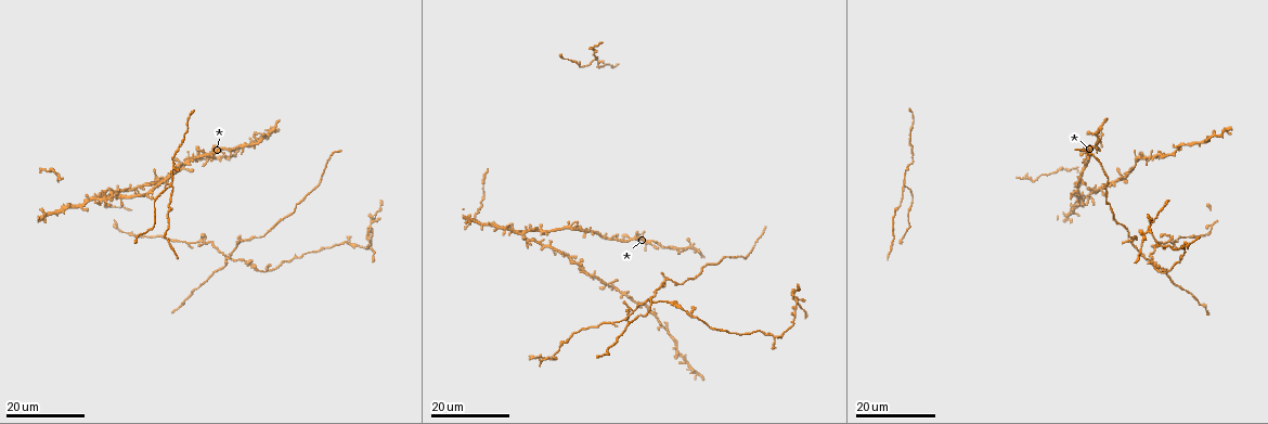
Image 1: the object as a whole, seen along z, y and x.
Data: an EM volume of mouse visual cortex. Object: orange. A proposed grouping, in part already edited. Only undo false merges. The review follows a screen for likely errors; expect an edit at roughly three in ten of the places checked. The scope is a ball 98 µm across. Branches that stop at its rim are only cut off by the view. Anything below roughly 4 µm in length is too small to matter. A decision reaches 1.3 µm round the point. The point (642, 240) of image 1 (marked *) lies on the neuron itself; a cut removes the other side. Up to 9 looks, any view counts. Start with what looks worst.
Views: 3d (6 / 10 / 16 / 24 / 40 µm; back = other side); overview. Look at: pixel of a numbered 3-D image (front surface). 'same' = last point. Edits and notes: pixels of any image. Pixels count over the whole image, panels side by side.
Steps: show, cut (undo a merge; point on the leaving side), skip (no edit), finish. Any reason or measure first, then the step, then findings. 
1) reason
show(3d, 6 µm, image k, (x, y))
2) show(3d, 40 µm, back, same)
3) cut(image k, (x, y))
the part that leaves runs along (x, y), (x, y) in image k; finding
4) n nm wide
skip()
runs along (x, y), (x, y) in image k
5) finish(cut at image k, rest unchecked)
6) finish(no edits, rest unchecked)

small branch off a trunk
show(3d, 16 µm, image 1, (225, 255))

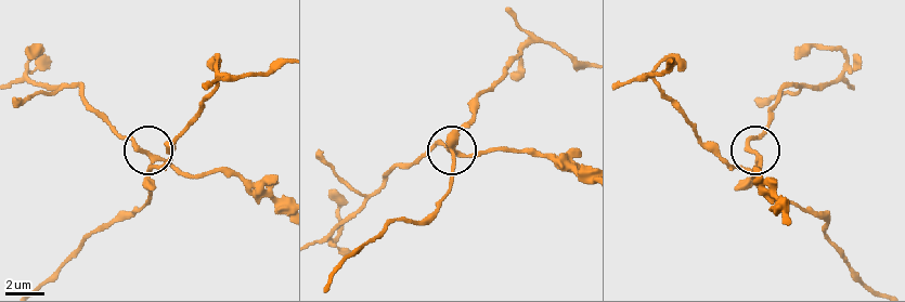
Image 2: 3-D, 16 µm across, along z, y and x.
show(3d, 10 µm, image 2, (758, 156))

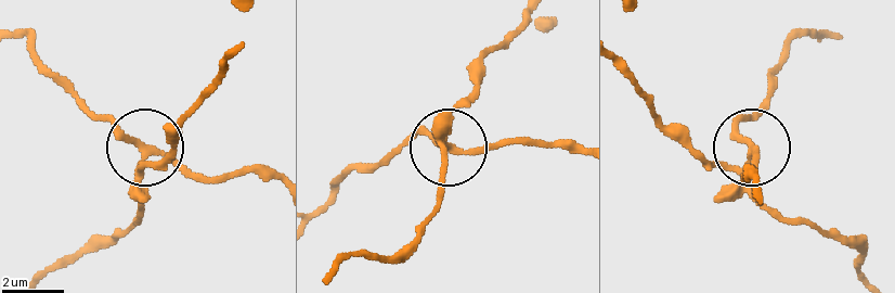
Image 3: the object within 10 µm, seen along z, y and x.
show(3d, 6 µm, image 3, (450, 149))

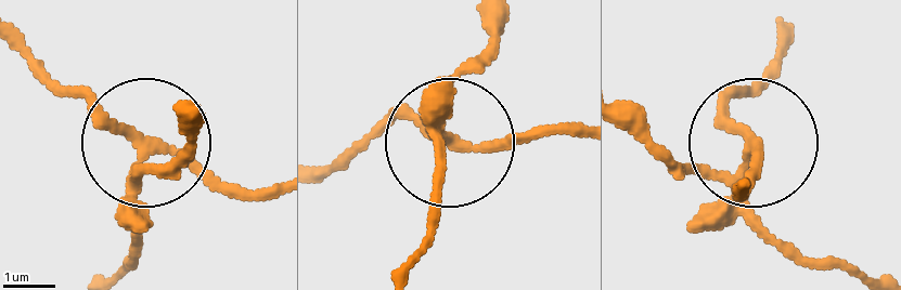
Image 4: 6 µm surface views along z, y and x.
side arm 50 µm
cut(image 4, (101, 114))
the part that leaves runs along (130, 183), (117, 136), (14, 33) in image 4; a second neuron is stuck on

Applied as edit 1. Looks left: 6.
two arms in line, one across
show(3d, 16 µm, image 1, (905, 186))

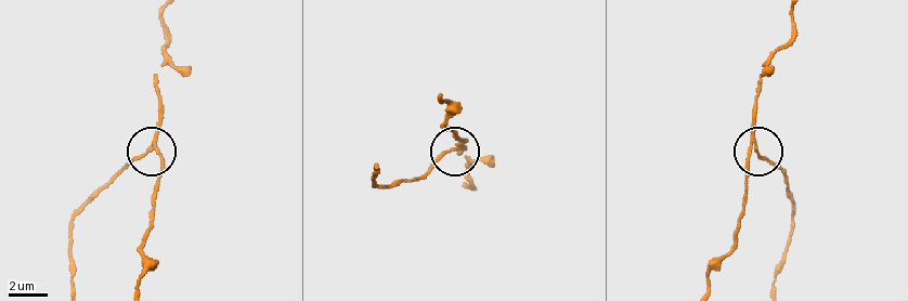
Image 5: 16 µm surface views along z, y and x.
closer look
show(3d, 6 µm, image 5, (156, 148))

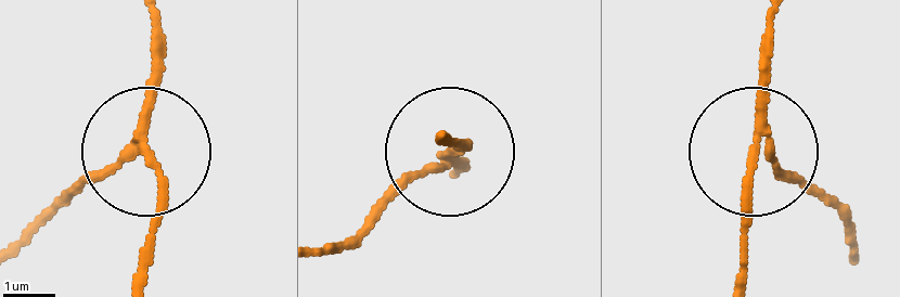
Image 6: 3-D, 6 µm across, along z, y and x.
other side
show(3d, 6 µm, back, image 6, (140, 151))

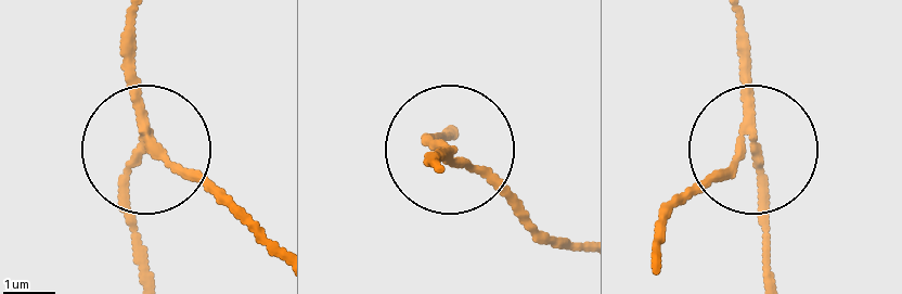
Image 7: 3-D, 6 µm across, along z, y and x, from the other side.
3 arms
cut(image 7, (205, 177))
the part that leaves runs along (154, 139), (279, 252) in image 7; a second neuron is stuck on

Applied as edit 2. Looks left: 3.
show(3d, 24 µm, image 1, (1096, 161))

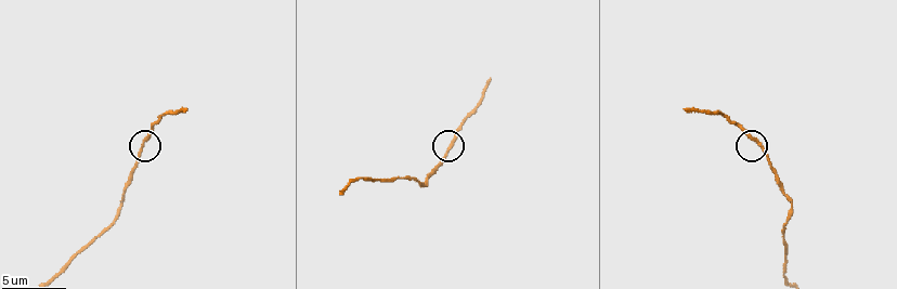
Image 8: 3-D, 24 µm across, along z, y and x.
show(3d, 6 µm, image 8, (446, 151))

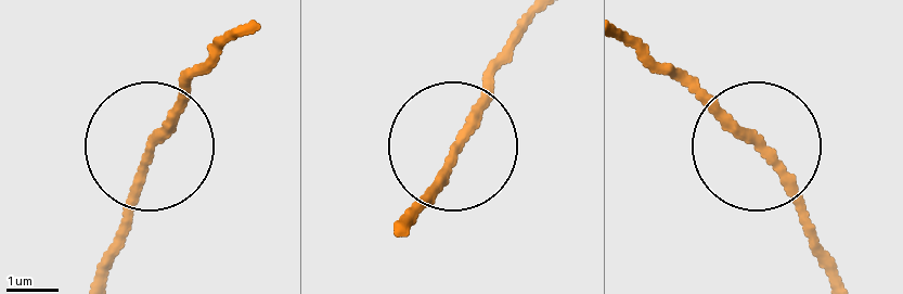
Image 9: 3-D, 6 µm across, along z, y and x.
side arm 8 µm
skip()
continuous, no second neuron

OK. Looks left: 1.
finish(cut at image 4, cut at image 7, rest unchecked)

